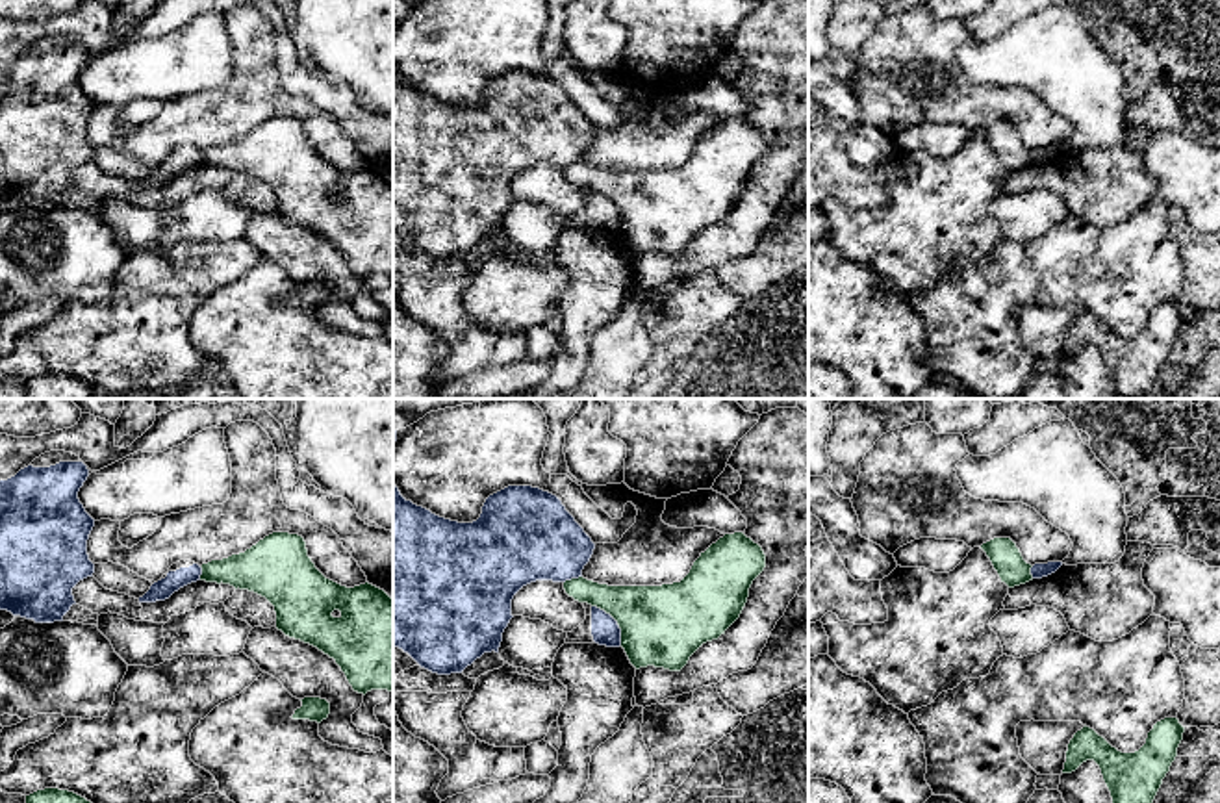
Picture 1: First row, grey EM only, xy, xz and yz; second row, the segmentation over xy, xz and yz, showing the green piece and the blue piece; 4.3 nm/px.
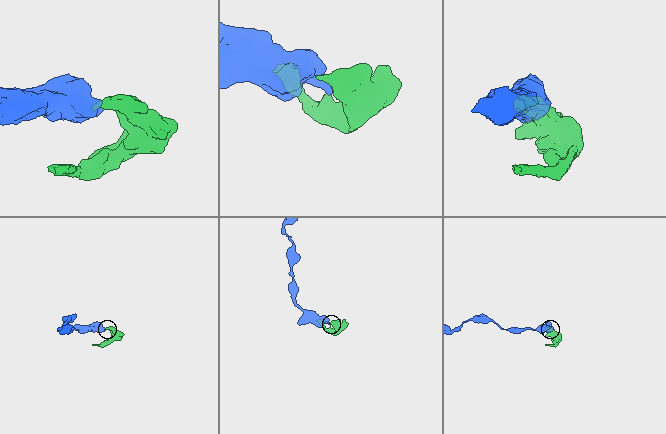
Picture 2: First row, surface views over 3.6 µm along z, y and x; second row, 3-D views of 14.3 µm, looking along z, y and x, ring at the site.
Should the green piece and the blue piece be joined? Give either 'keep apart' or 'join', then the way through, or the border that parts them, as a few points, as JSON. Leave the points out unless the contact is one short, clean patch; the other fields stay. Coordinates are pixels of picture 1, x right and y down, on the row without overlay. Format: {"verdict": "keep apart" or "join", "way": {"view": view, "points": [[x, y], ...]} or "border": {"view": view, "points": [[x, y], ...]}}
{"verdict": "keep apart", "border": {"view": "xz", "points": [[592, 190], [605, 195], [616, 206], [622, 229]]}}

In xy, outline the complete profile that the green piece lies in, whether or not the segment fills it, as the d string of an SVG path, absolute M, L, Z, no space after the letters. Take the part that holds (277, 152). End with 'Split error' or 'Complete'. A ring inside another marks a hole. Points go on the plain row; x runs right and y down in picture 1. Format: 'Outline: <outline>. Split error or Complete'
Outline: M273 117L245 137L200 152L200 165L265 182L274 191L276 213L334 243L354 276L393 276L393 184L369 167L347 172L326 163L308 141L302 121Z. Complete

